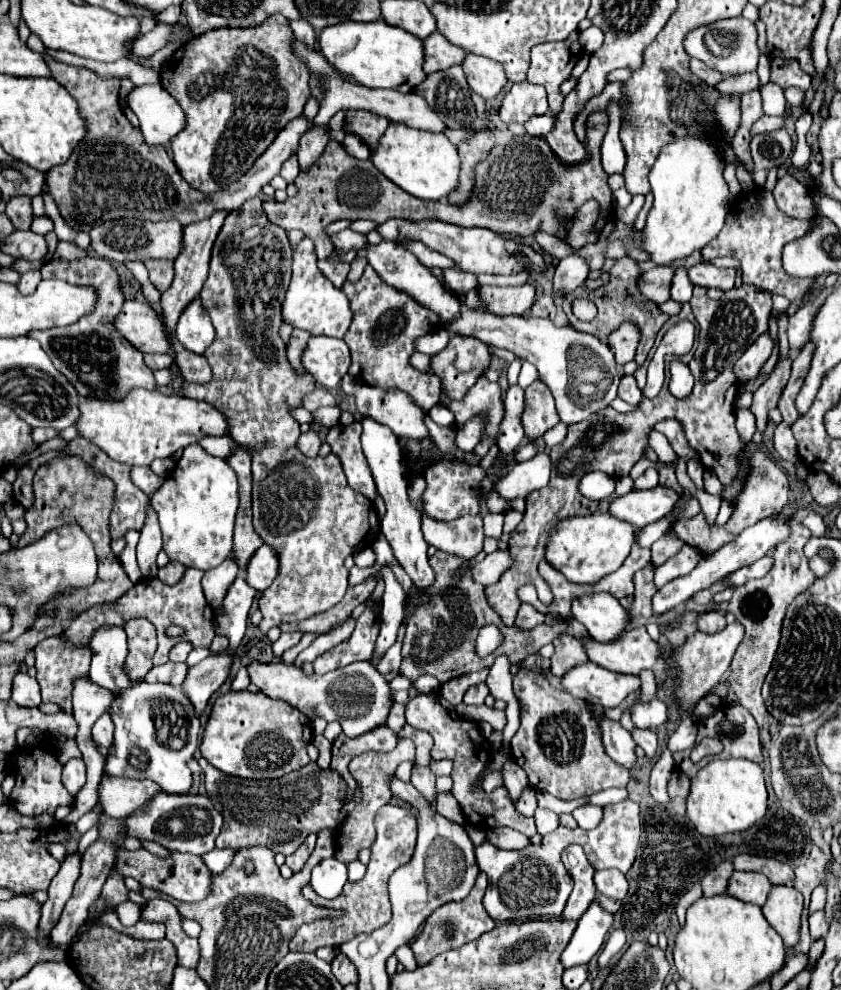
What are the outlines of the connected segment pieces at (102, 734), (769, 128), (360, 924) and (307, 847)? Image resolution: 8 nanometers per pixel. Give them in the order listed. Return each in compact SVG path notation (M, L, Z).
M104 714L102 718L99 718L92 727L92 736L95 742L98 742L100 746L106 746L110 748L112 746L112 740L114 740L114 724L110 720L108 714Z
M764 116L762 120L758 120L758 124L754 124L754 134L762 134L762 132L774 132L784 128L784 118L780 116Z
M384 806L378 810L374 822L376 822L378 838L372 846L372 860L368 864L366 876L360 882L345 884L340 896L334 900L320 897L309 884L303 887L303 895L312 904L332 908L332 910L342 910L344 914L338 918L318 918L310 924L300 926L290 942L292 952L316 952L322 946L340 948L342 944L346 944L346 940L352 940L362 932L374 932L376 928L384 926L390 920L392 912L390 912L390 900L388 900L388 878L396 868L400 868L412 858L414 846L416 846L416 820L410 810L400 810L398 806Z
M308 836L308 838L302 842L302 846L300 846L292 856L286 858L286 866L288 866L292 872L298 872L298 870L306 864L308 856L312 854L314 844L316 844L316 836Z

